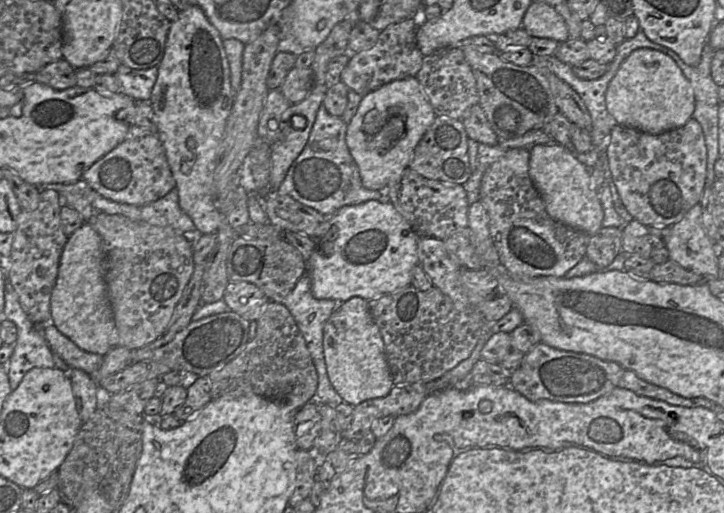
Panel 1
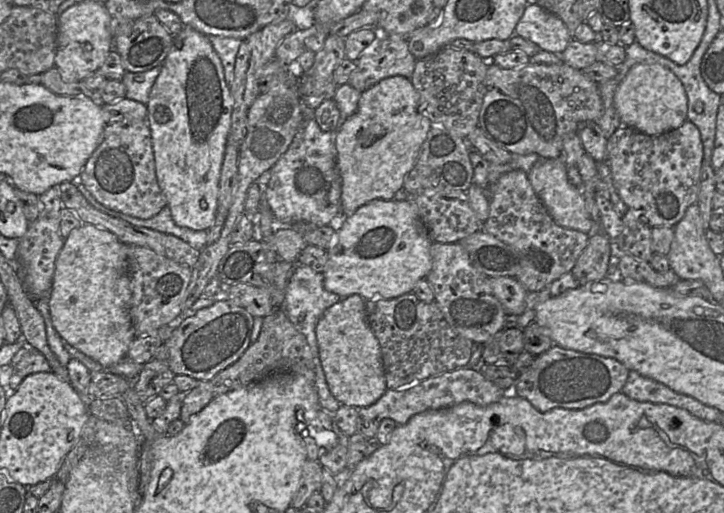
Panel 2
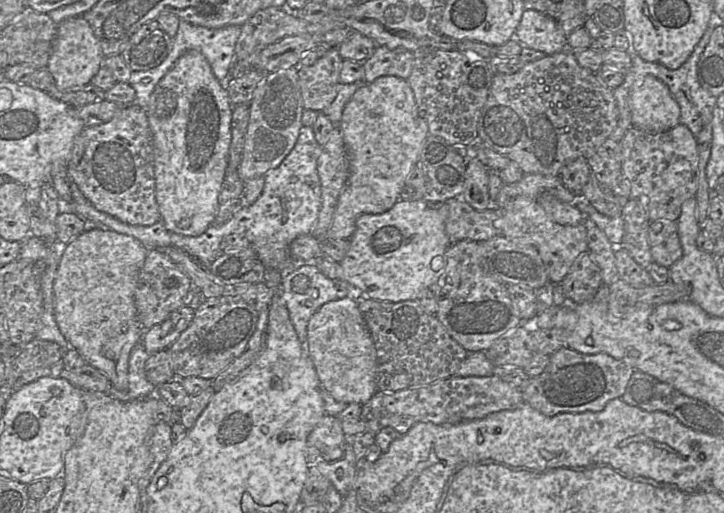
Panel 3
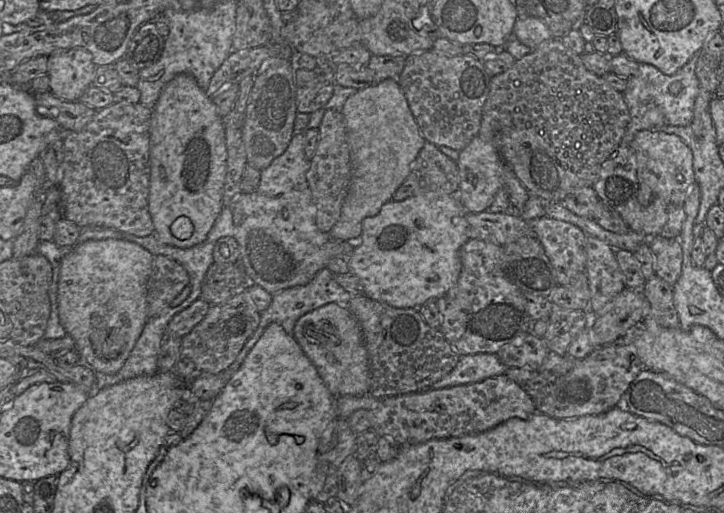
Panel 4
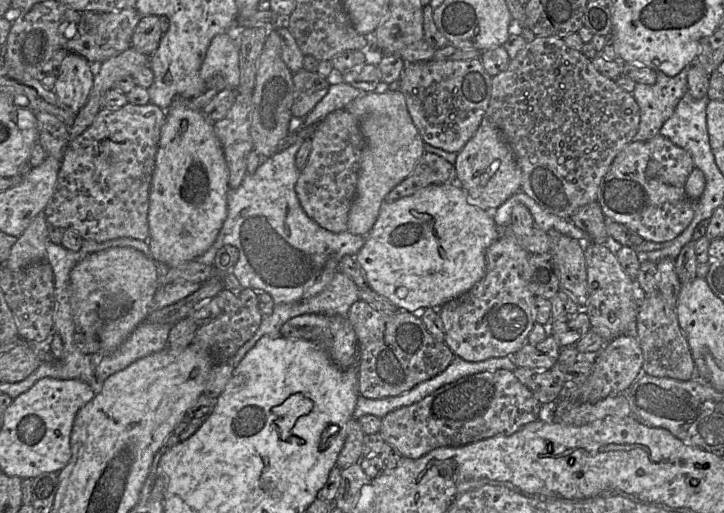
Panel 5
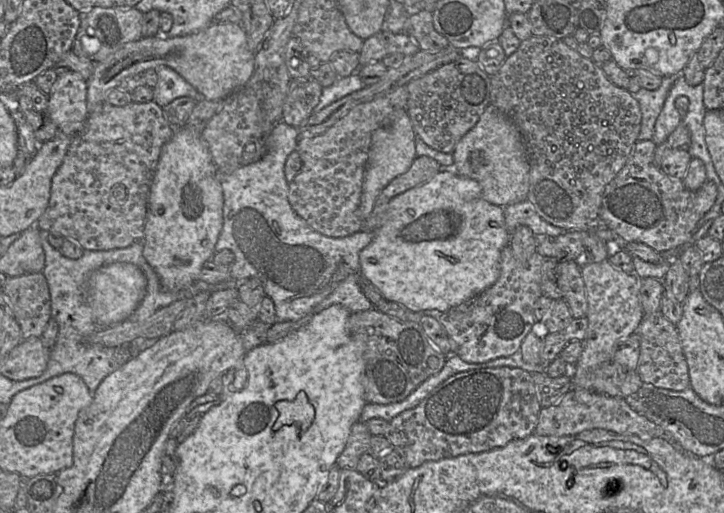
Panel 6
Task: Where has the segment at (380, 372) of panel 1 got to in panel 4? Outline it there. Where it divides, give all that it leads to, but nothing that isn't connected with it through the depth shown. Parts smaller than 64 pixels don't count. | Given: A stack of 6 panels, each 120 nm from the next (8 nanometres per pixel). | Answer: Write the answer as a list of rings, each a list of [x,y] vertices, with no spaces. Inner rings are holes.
[[[329,303],[301,316],[292,335],[335,397],[369,395],[369,359],[356,317],[347,306]]]

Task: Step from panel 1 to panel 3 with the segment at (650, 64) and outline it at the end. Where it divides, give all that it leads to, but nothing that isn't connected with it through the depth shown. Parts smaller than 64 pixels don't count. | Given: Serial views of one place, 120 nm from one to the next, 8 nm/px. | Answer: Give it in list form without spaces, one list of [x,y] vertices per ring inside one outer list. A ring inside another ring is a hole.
[[[652,75],[636,82],[630,98],[632,127],[650,133],[680,124],[680,107],[668,86]]]

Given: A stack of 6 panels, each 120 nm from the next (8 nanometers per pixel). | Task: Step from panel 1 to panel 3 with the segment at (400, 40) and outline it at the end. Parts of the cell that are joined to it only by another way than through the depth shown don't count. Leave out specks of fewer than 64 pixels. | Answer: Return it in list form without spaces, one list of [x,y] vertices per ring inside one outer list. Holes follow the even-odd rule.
[[[377,46],[373,55],[364,64],[365,83],[372,83],[376,79],[394,75],[407,80],[411,75],[415,54],[404,48],[389,49]]]

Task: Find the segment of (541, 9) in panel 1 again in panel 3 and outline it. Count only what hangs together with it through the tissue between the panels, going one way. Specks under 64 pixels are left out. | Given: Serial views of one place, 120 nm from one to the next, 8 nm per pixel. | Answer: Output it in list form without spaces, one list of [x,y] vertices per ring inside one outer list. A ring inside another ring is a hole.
[[[533,9],[524,10],[514,37],[523,47],[546,55],[567,49],[567,36],[552,17]]]

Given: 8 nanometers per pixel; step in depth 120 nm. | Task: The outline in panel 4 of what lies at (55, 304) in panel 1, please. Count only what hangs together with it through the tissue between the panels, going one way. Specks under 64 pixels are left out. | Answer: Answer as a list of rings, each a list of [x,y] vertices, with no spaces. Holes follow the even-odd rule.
[[[125,239],[88,240],[73,246],[64,256],[58,281],[60,323],[75,341],[84,364],[95,372],[116,374],[124,365],[148,320],[148,280],[154,256],[140,245]]]

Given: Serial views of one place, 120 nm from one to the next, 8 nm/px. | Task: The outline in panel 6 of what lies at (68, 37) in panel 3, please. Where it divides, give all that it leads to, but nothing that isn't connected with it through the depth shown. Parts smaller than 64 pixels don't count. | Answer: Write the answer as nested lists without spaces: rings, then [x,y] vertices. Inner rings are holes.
[[[77,72],[59,74],[48,94],[48,106],[58,132],[76,135],[88,118],[87,81]]]

